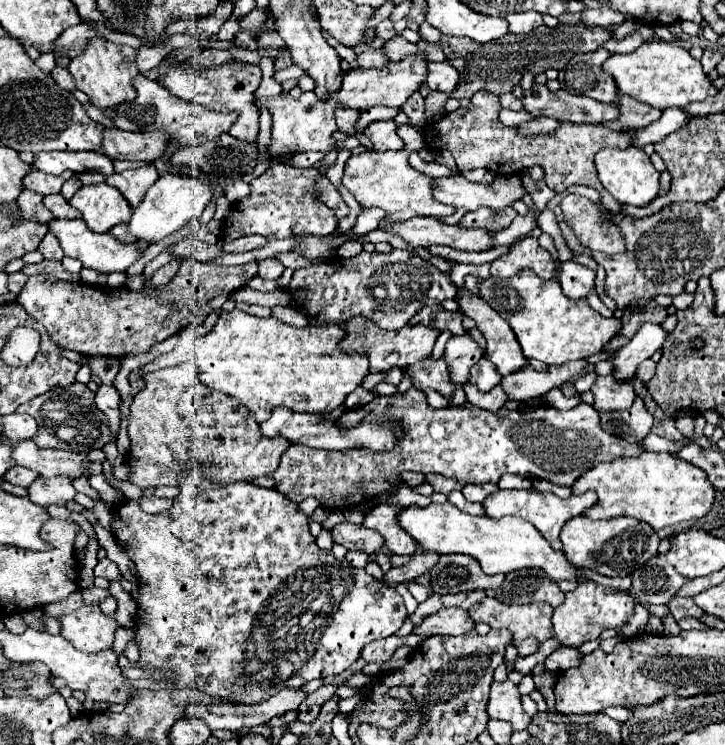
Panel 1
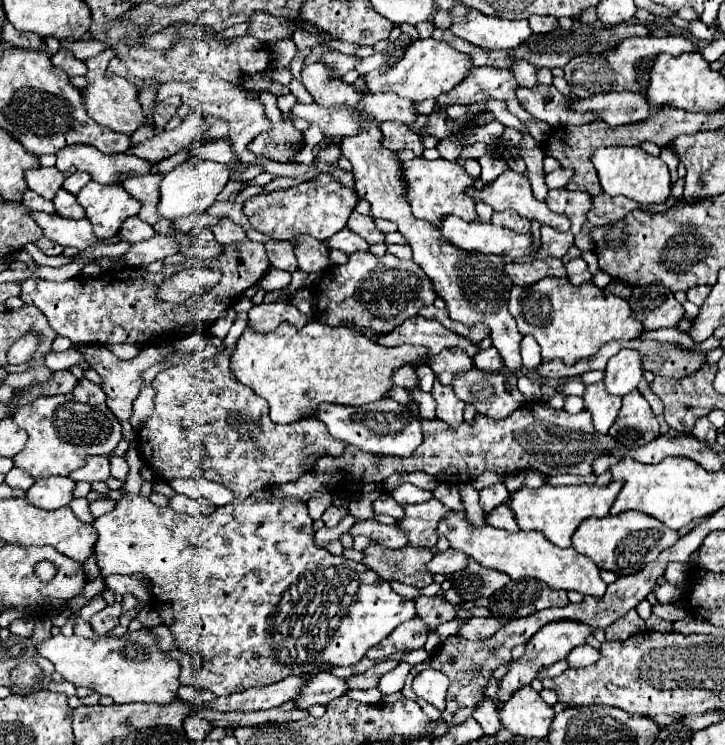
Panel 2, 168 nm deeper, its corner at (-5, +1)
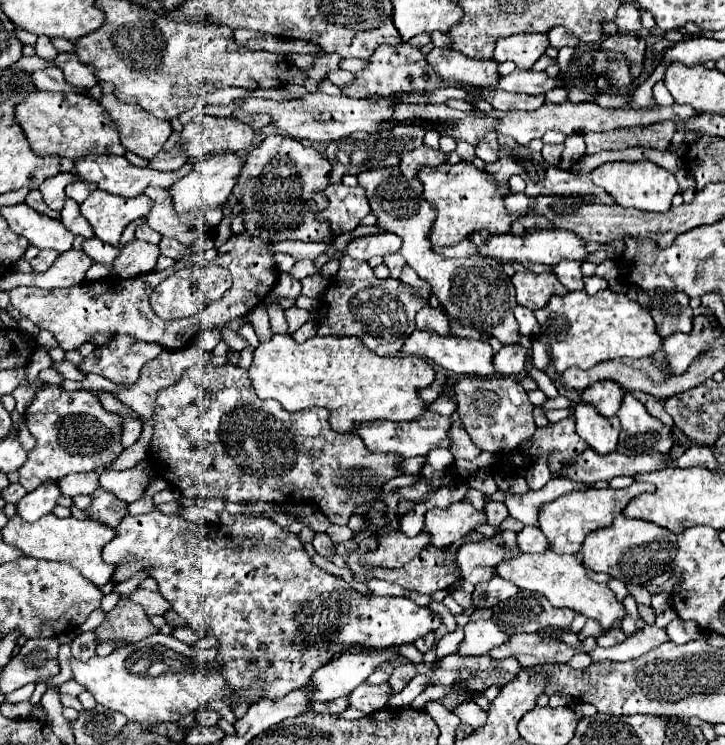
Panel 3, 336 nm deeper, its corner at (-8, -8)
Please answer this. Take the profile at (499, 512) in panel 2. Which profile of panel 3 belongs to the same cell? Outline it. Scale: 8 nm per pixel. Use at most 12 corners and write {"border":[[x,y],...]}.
{"border":[[537,526],[517,532],[523,552],[545,552],[547,538]]}

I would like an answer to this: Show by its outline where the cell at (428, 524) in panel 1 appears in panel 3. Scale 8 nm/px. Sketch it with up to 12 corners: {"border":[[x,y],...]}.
{"border":[[521,552],[495,566],[519,588],[541,592],[609,628],[625,616],[607,584],[575,554]]}

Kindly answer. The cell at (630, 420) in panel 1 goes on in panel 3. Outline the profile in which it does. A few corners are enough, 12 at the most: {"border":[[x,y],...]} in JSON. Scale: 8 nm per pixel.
{"border":[[625,394],[617,452],[669,452],[671,428]]}

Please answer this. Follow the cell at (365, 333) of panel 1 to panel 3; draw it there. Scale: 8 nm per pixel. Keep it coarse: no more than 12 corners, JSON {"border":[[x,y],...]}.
{"border":[[415,330],[403,344],[455,374],[493,376],[489,342]]}

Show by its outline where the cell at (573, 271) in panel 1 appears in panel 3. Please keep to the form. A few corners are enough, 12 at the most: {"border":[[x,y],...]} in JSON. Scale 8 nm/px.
{"border":[[563,260],[553,266],[563,286],[583,290],[581,262]]}

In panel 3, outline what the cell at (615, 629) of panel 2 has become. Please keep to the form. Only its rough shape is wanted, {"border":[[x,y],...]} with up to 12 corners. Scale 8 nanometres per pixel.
{"border":[[621,628],[597,636],[603,648],[623,642],[627,636]]}

